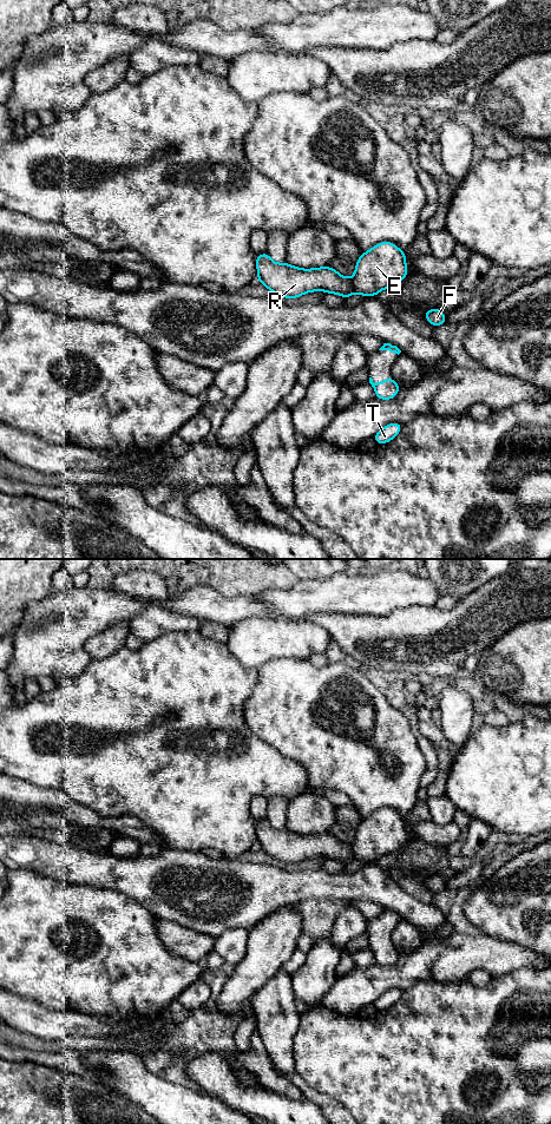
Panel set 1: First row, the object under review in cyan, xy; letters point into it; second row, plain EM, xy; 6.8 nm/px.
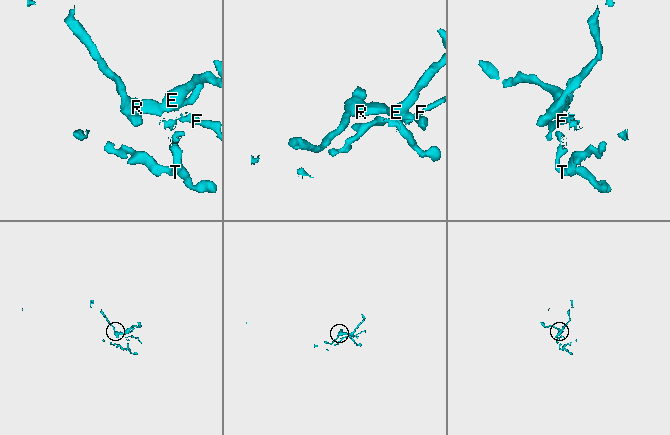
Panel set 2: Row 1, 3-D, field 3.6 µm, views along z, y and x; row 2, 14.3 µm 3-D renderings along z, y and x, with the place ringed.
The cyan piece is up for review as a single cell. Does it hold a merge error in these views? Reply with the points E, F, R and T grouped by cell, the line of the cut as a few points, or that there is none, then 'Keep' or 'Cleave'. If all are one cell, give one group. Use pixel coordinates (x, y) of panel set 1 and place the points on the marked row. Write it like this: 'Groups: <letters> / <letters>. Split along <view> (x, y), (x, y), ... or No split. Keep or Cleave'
Groups: E F T / R. Split along xy (351, 278), (355, 291). Cleave

